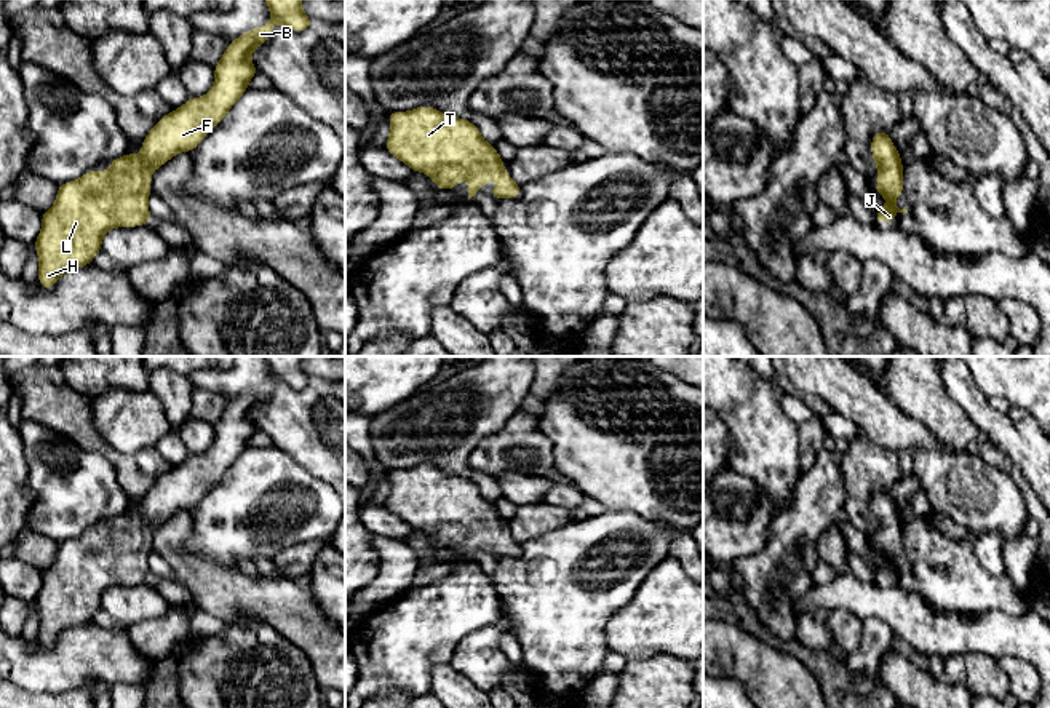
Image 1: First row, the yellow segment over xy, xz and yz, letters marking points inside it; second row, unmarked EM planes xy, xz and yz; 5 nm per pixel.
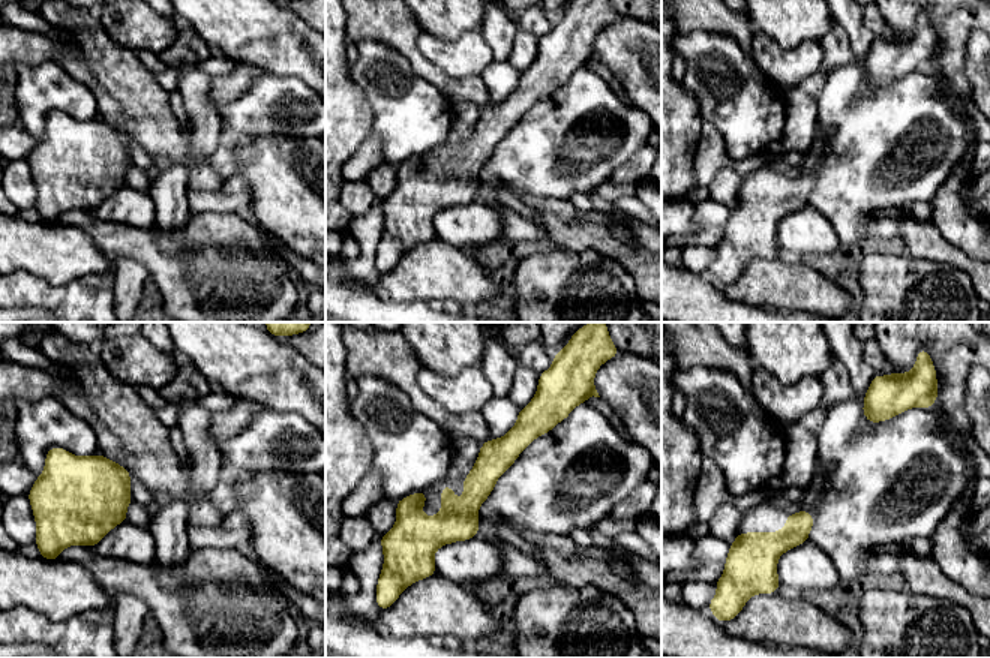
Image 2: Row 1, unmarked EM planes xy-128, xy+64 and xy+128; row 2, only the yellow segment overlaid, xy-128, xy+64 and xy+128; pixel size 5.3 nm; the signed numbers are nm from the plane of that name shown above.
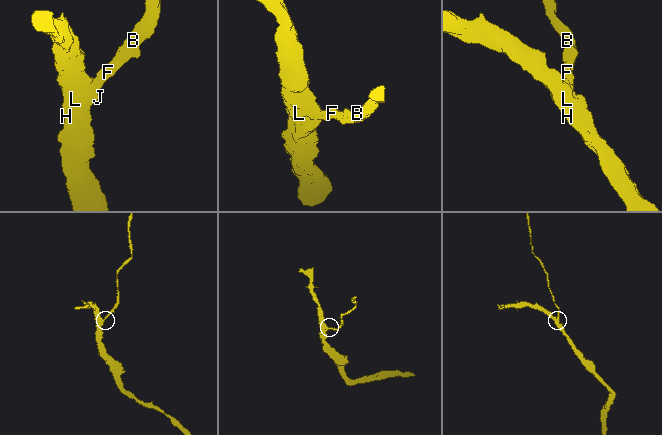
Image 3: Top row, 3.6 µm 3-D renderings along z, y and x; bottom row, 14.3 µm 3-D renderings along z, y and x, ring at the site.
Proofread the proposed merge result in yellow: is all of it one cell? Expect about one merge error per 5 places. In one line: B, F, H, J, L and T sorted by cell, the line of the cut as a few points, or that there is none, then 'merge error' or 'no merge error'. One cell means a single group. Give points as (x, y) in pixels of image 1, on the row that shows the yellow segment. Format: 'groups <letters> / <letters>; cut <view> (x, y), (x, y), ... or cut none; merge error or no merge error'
groups B F H J L T; cut none; no merge error

